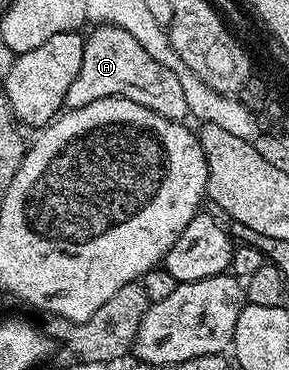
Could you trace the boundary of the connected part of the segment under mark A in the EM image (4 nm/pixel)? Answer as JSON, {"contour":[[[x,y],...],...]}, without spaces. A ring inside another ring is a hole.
{"contour":[[[98,26],[93,30],[91,36],[85,37],[80,74],[76,74],[72,86],[68,86],[67,109],[88,106],[88,102],[100,98],[123,96],[132,102],[140,102],[140,106],[148,106],[148,110],[169,120],[182,122],[187,119],[190,107],[184,102],[184,86],[180,86],[177,71],[160,66],[160,62],[156,62],[130,32],[109,26]]]}

